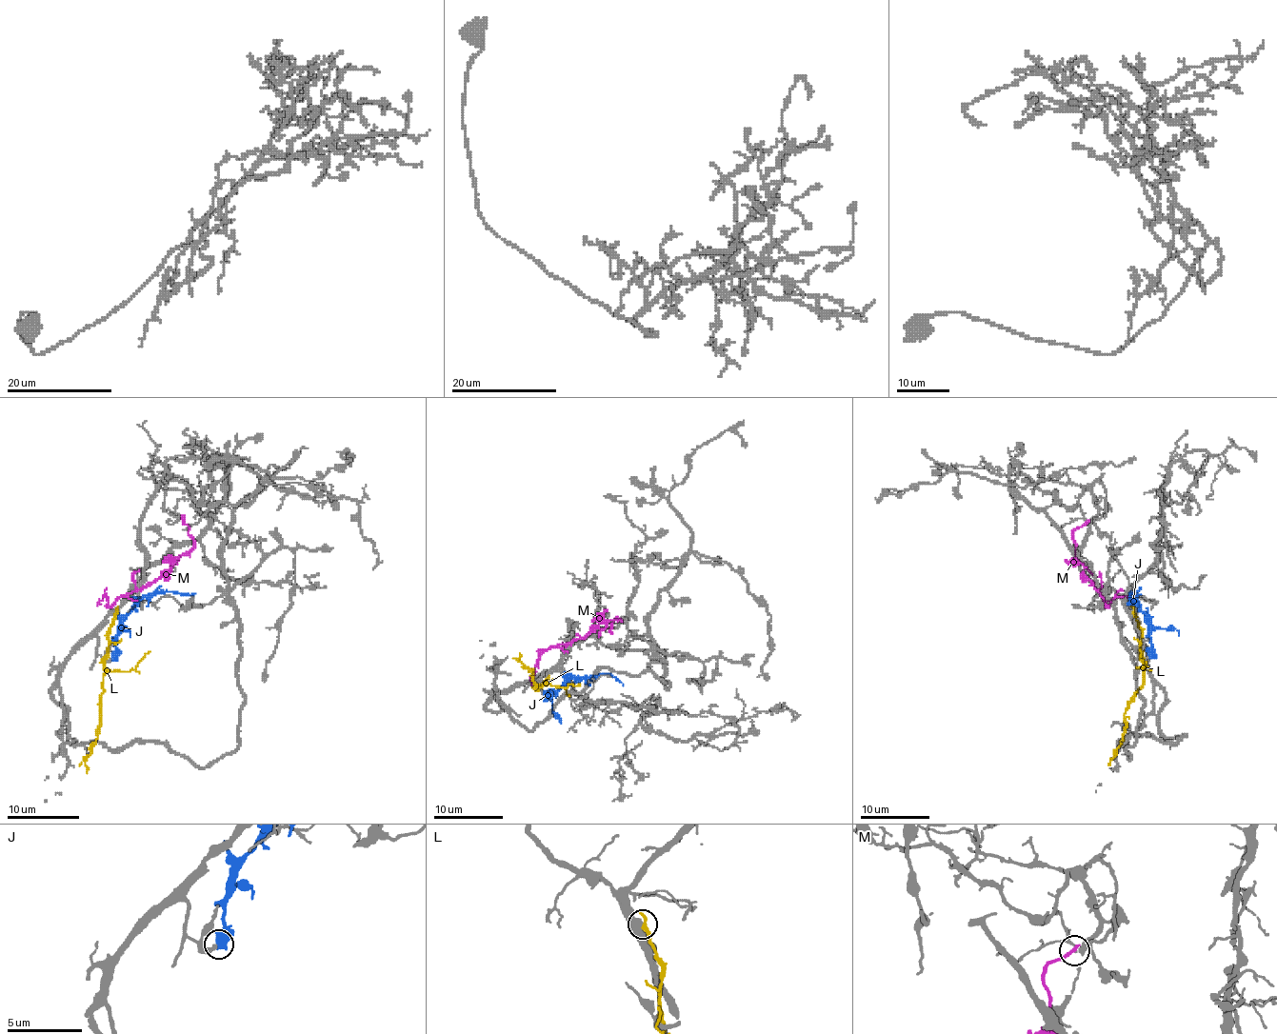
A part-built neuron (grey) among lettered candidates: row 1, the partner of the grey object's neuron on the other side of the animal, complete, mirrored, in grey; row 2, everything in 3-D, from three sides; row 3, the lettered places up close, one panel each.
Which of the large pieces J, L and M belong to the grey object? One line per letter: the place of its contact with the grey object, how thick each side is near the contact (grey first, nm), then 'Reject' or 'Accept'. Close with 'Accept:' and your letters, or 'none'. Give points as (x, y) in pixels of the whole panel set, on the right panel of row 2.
J: Touches grey at (1149, 656). Thickness 240 nm (grey) against 800 nm. Reject
L: Touches grey at (1132, 611). Thickness 500 nm (grey) against 280 nm. Reject
M: Touches grey at (1087, 523). Thickness 120 nm (grey) against 280 nm. Reject
Accept: none

